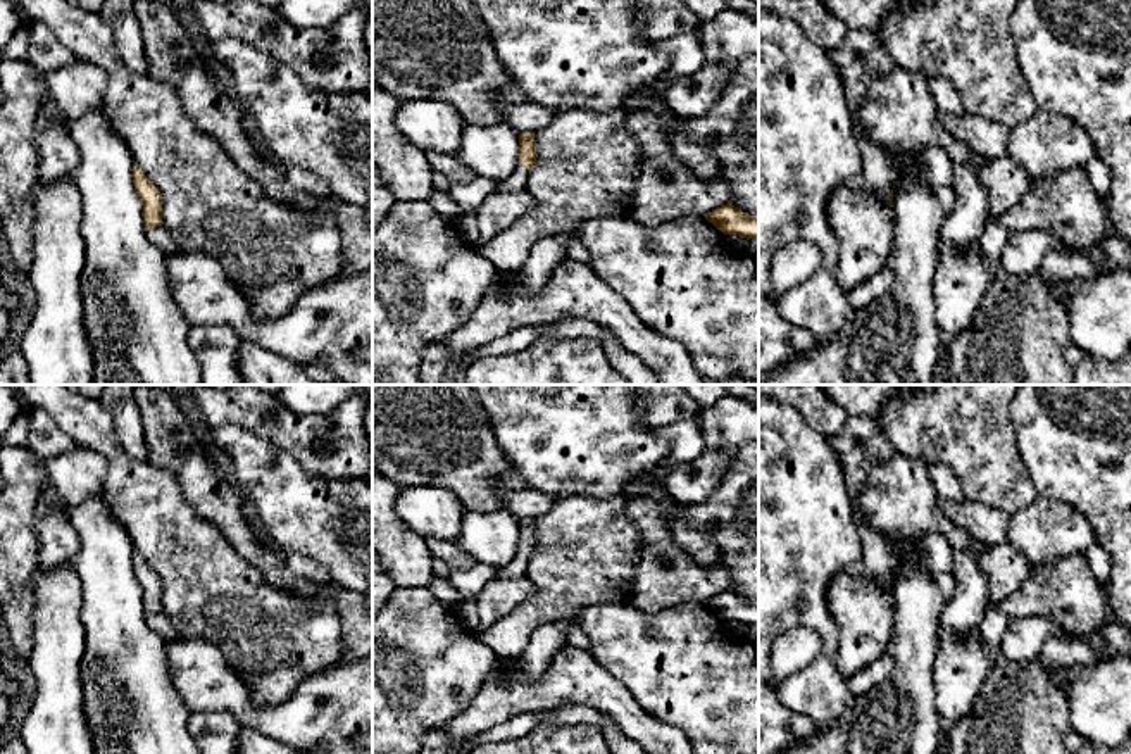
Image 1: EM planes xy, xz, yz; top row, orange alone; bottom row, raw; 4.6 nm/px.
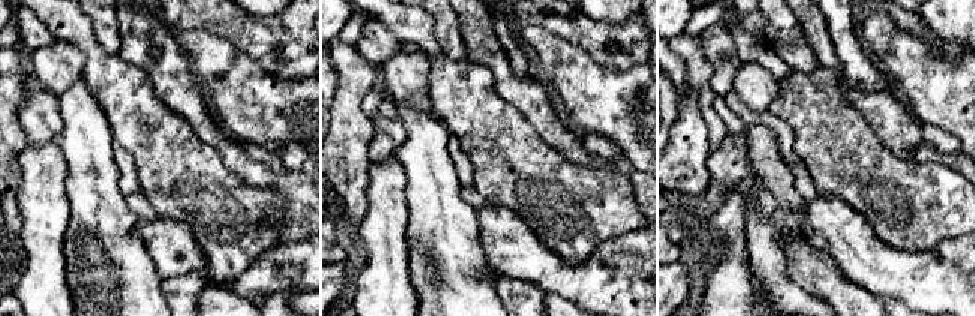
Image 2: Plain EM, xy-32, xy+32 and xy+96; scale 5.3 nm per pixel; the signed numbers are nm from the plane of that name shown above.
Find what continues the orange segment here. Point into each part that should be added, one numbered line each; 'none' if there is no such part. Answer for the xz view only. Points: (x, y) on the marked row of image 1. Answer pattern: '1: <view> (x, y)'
1: xz (516, 182)

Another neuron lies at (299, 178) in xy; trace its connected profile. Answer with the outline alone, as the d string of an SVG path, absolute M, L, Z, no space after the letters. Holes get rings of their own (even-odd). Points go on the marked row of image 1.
M288 167L284 169L284 176L293 188L310 193L321 202L321 205L328 205L331 202L329 185L317 174L305 171L302 167Z

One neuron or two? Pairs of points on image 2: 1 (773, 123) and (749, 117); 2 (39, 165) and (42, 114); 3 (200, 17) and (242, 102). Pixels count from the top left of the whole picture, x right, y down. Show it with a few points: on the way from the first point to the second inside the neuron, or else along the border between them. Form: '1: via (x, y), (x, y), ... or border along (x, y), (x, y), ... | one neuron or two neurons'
1: via (767, 120), (755, 119) | one neuron
2: border along (29, 140), (32, 143), (54, 141) | two neurons
3: border along (173, 29), (203, 29), (227, 39), (237, 50) | two neurons

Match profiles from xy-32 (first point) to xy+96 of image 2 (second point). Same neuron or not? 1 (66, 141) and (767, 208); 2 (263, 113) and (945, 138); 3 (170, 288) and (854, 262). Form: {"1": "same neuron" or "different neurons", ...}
{"1": "different neurons", "2": "different neurons", "3": "different neurons"}

